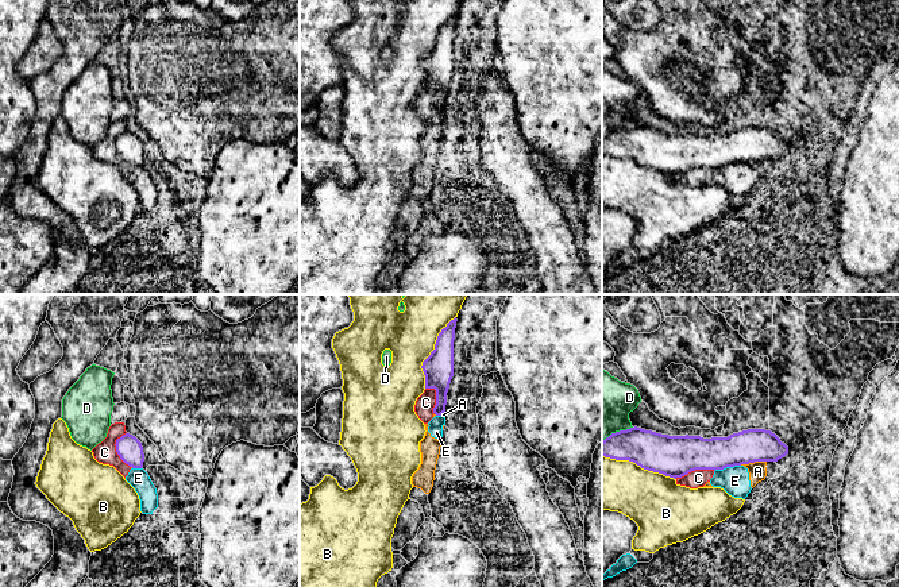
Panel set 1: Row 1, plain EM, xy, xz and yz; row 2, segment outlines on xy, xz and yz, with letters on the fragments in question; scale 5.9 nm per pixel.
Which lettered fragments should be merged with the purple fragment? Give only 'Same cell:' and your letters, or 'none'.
Same cell: none

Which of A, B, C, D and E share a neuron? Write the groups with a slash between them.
A C E / B / D

